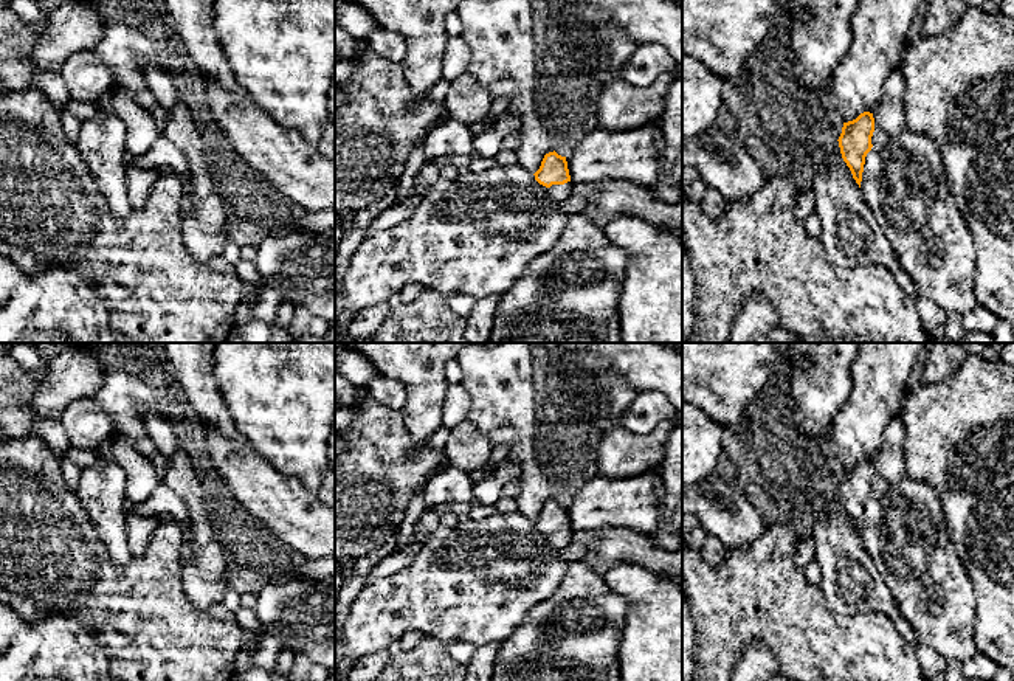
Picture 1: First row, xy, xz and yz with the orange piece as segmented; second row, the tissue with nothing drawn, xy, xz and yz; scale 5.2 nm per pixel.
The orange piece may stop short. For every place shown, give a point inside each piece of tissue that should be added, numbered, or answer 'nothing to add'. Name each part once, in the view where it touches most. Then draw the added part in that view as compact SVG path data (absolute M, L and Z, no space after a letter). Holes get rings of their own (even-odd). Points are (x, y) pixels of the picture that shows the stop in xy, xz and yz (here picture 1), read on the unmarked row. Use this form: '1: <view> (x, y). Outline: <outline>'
1: xz (557, 539). Outline: M567 529L564 532L552 532L549 537L550 537L550 541L549 544L555 549L561 549L563 546L567 544L567 541L571 540L572 537L572 529Z

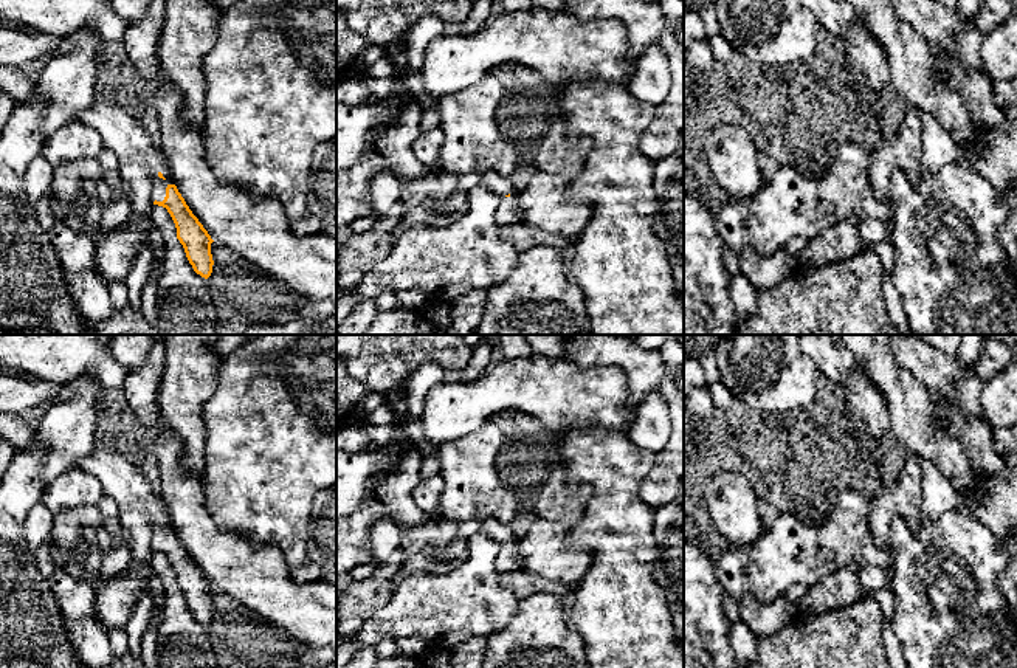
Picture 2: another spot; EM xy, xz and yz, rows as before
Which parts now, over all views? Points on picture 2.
1: xy (121, 481). Outline: M93 445L91 453L79 462L79 468L95 476L104 491L122 510L141 511L152 527L152 550L163 549L166 535L174 532L171 518L158 491L126 456L115 449Z

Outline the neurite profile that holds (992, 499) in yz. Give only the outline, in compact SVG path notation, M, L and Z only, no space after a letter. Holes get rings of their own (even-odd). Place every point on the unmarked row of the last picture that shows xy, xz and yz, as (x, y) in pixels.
M975 465L978 482L958 491L957 510L974 515L1006 547L1009 563L998 587L1017 629L1017 465L989 474Z

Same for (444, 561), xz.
M453 541L443 552L437 555L414 553L409 555L400 569L398 575L392 580L392 589L395 591L400 583L415 570L425 572L448 572L456 566L456 556L459 552L457 541Z

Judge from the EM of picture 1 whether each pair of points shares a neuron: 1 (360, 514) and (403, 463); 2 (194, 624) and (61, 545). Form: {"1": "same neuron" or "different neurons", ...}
{"1": "same neuron", "2": "same neuron"}

